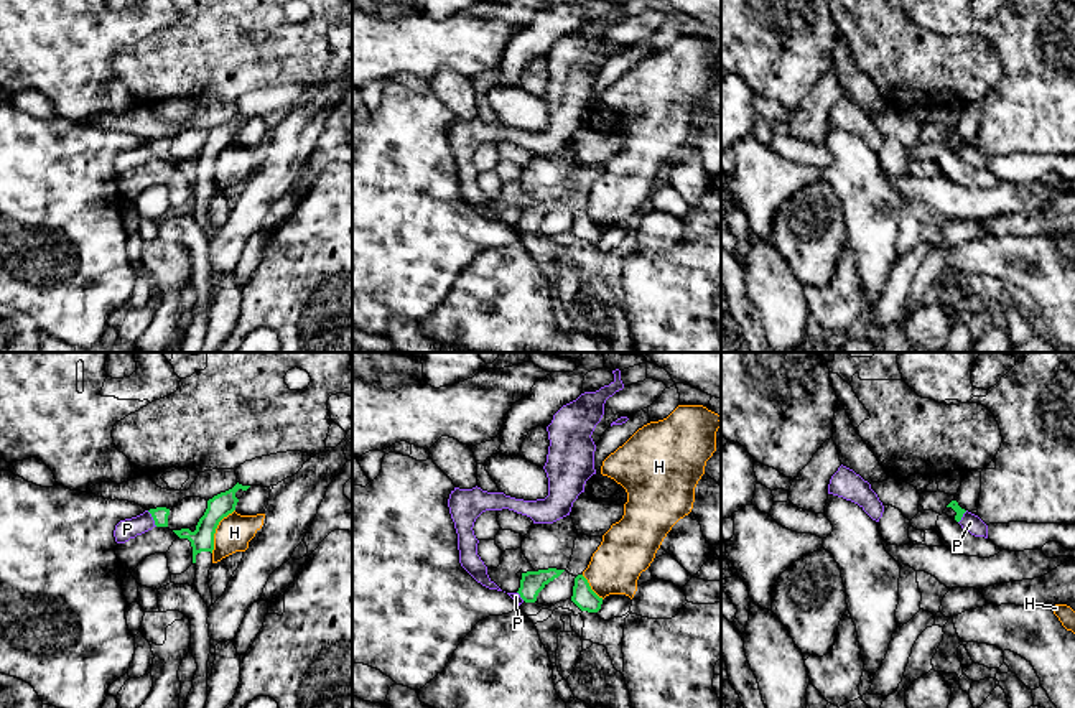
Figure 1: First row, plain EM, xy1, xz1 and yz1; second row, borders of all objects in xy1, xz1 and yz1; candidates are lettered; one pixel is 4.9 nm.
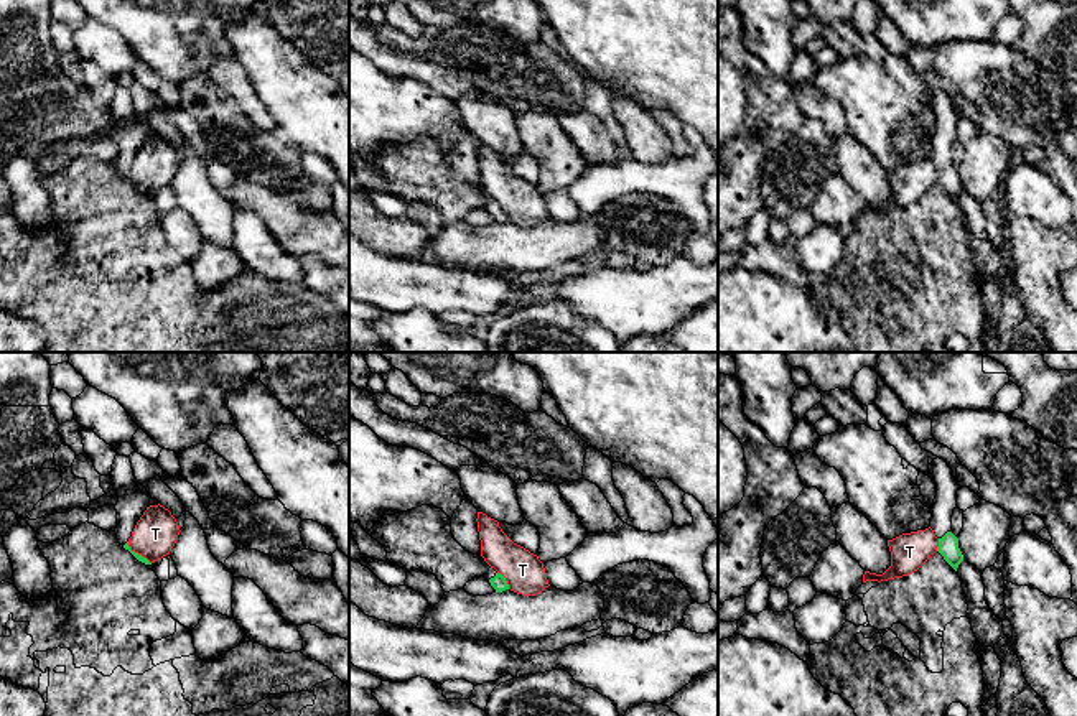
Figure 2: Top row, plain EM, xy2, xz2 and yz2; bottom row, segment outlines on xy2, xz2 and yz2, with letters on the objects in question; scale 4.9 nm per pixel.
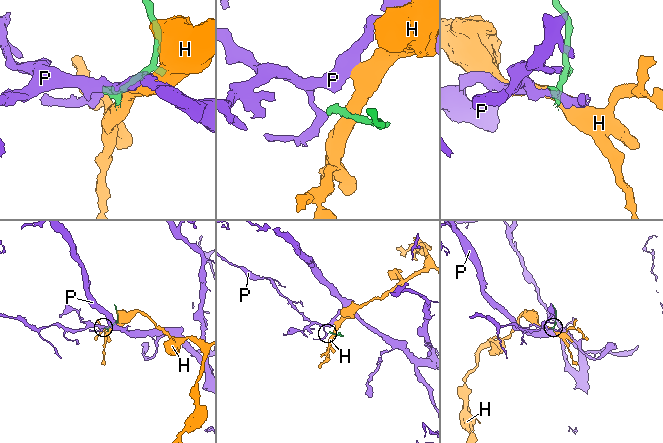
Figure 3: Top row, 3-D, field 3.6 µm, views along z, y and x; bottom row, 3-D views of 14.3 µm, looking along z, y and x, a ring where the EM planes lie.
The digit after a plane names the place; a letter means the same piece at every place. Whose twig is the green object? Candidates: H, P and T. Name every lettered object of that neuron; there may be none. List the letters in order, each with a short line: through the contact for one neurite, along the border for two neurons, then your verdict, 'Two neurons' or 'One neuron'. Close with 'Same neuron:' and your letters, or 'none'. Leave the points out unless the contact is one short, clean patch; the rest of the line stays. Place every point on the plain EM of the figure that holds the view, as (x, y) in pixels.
H: Line: xy1 (234, 140), (219, 153), (211, 183). Two neurons
P: Line: xy1 (147, 142), (157, 157). Two neurons
T: Line: xz2 (498, 203), (509, 219). Two neurons
Same neuron: none

